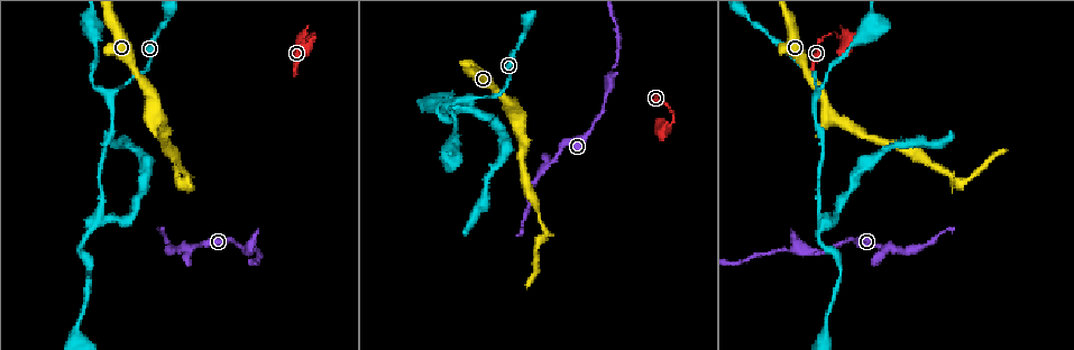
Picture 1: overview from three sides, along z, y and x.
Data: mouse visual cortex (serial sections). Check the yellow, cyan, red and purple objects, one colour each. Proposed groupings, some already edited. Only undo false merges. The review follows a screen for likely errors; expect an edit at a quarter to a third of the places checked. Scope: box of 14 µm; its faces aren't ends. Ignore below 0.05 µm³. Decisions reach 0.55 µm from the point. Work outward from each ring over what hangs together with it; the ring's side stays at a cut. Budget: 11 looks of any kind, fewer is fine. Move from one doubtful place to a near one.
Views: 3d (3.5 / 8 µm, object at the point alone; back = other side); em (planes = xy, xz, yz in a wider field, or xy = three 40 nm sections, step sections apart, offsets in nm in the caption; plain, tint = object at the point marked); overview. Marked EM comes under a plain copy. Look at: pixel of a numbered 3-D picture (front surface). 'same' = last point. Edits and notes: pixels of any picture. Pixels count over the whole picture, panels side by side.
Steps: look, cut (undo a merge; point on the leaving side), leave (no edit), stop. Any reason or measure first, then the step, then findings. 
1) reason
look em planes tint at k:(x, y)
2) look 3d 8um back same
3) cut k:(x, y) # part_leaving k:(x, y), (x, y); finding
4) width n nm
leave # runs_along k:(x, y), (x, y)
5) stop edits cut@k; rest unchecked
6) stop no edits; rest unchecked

three arms meet
look 3d 3.5um back at 1:(471, 97)

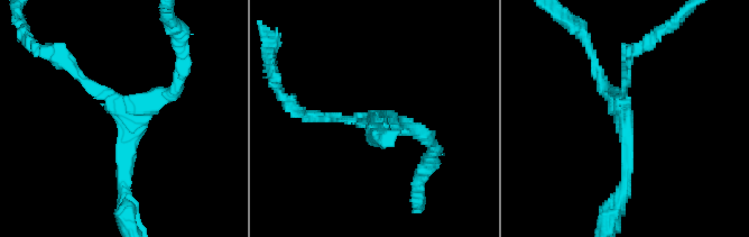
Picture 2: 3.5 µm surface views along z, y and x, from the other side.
now the EM
look em xy step 3 tint at 2:(621, 111)

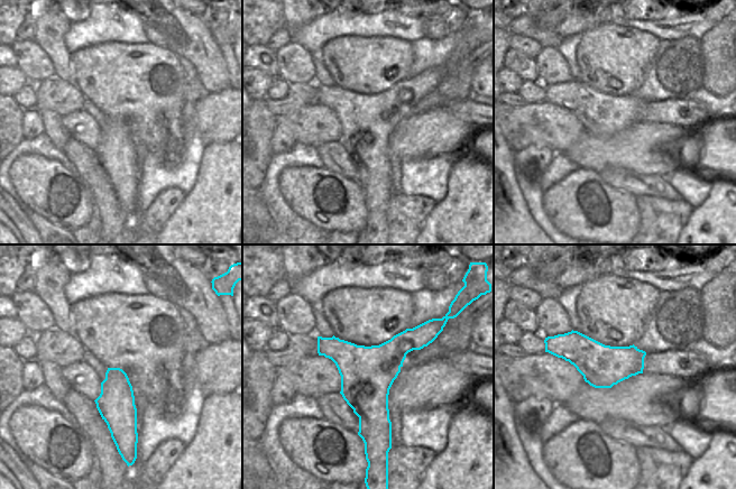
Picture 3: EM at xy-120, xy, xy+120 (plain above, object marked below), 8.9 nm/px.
arm_widths 150, 150, 250 nm
leave # one cell here

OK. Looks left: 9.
a fork
look 3d 3.5um at 1:(155, 117)

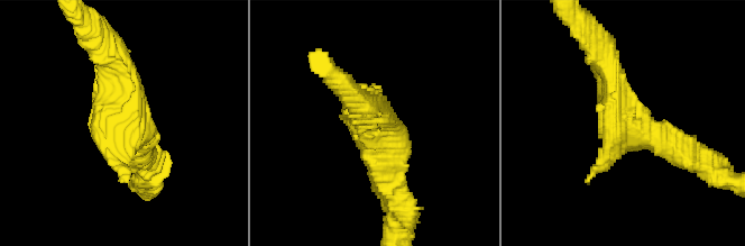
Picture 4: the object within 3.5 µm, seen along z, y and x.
need the tissue
look em xy step 2 tint at 4:(121, 126)

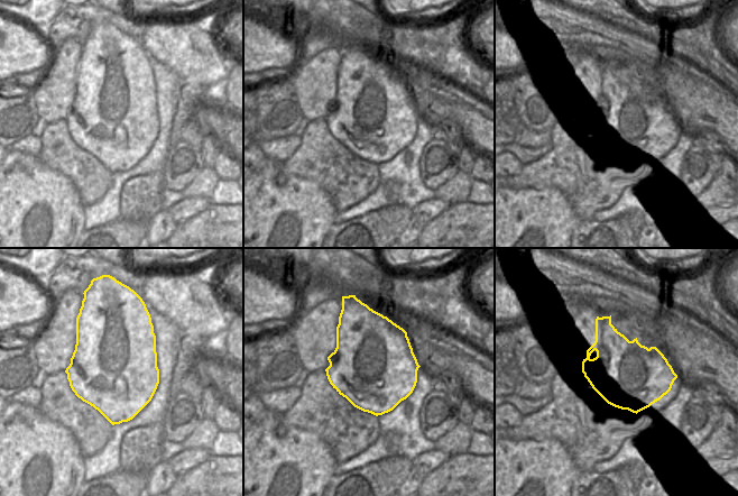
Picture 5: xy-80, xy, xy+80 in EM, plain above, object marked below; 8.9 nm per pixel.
leave # continuous, no second cell

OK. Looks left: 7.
abrupt turn
look 3d 3.5um back at 1:(459, 106)

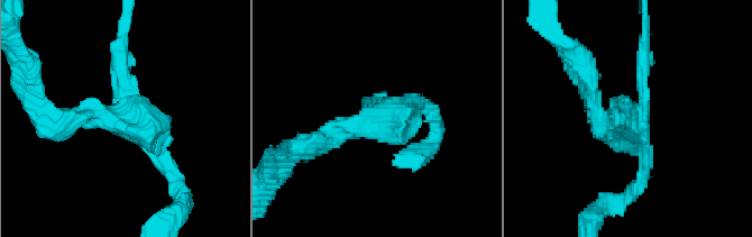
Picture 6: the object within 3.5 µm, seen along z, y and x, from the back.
arms 3; arm_widths 200, 200, 250 nm; need the tissue
look em xy step 1 tint at 6:(133, 120)

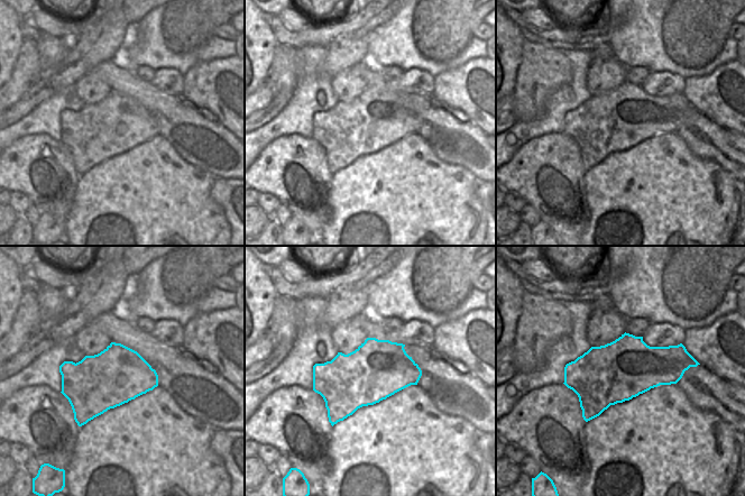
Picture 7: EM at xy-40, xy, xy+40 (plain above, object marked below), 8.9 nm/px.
cut 6:(149, 127) # a second cell is stuck on

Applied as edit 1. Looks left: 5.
sharp bend
look 3d 3.5um back at 1:(542, 239)

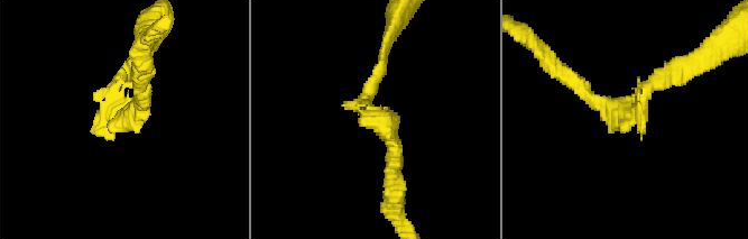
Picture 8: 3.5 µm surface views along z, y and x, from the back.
arm_widths 200, 200 nm; now the EM
look em xy step 2 tint at 8:(628, 116)

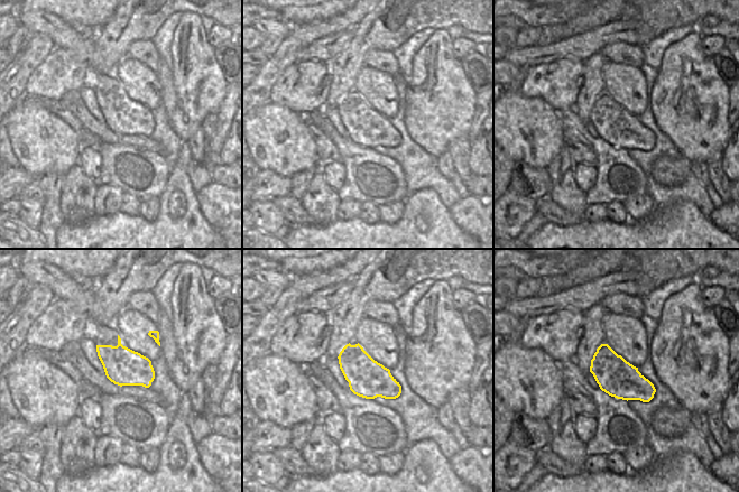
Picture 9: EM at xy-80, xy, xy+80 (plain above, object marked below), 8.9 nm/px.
cut 8:(394, 137) # part_leaving 8:(370, 108), (394, 146), (394, 189); two cells meet here

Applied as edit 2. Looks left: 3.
redraw
look overview

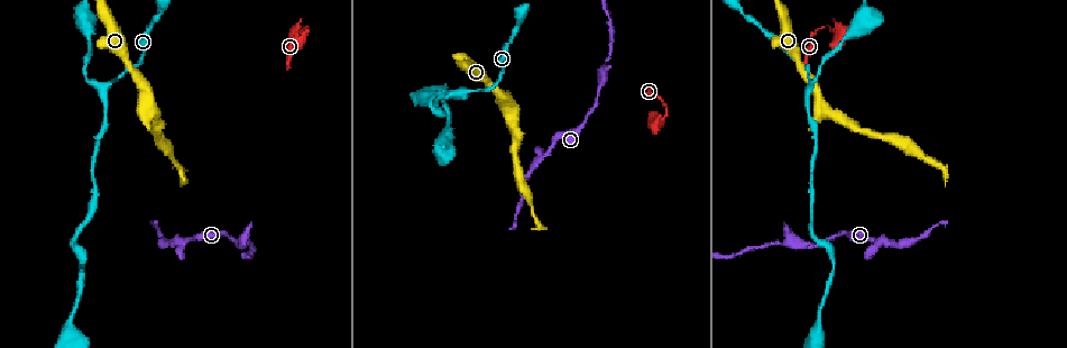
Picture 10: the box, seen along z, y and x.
thin neck
look em planes tint at 10:(782, 244)

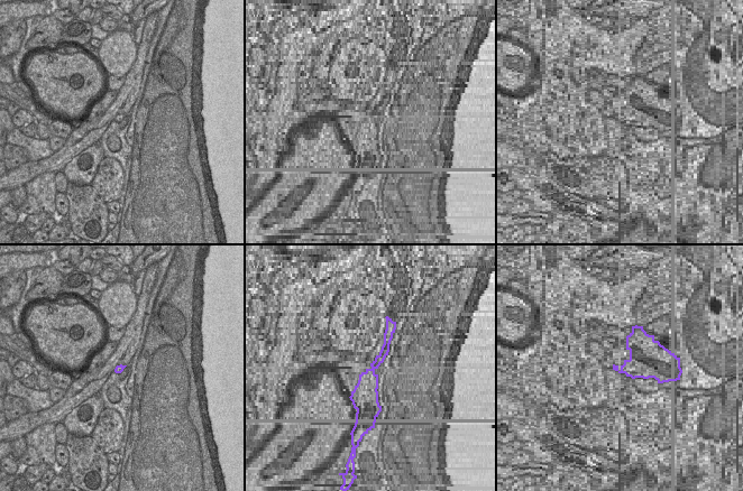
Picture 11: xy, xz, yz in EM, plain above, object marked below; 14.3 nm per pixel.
wider look
look 3d 3.5um same

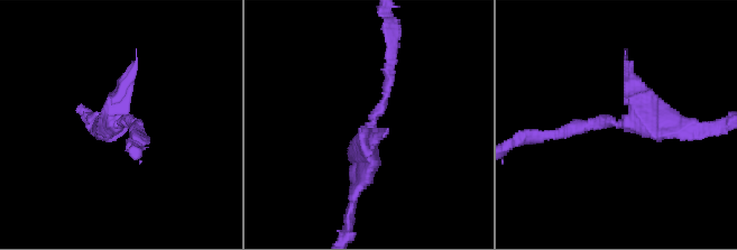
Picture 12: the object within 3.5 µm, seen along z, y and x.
leave # runs_along 12:(683, 130), (597, 120), (549, 133); continuous, no second cell

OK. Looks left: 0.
stop edits cut@6, cut@8; rest unchecked

